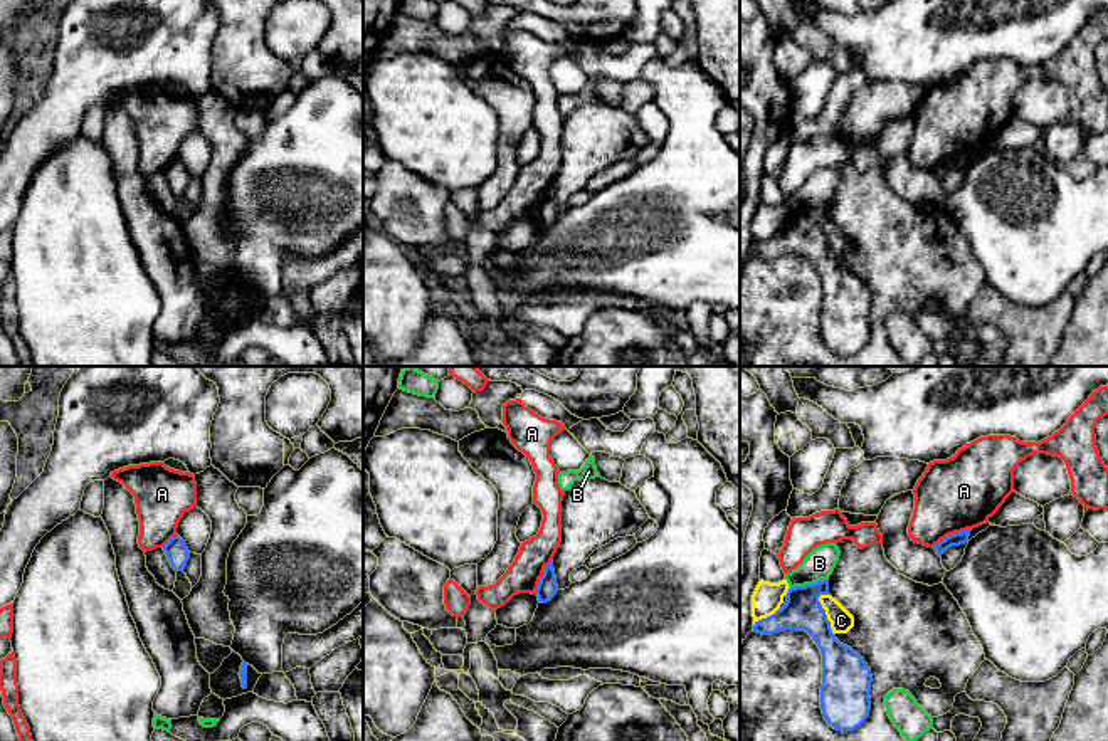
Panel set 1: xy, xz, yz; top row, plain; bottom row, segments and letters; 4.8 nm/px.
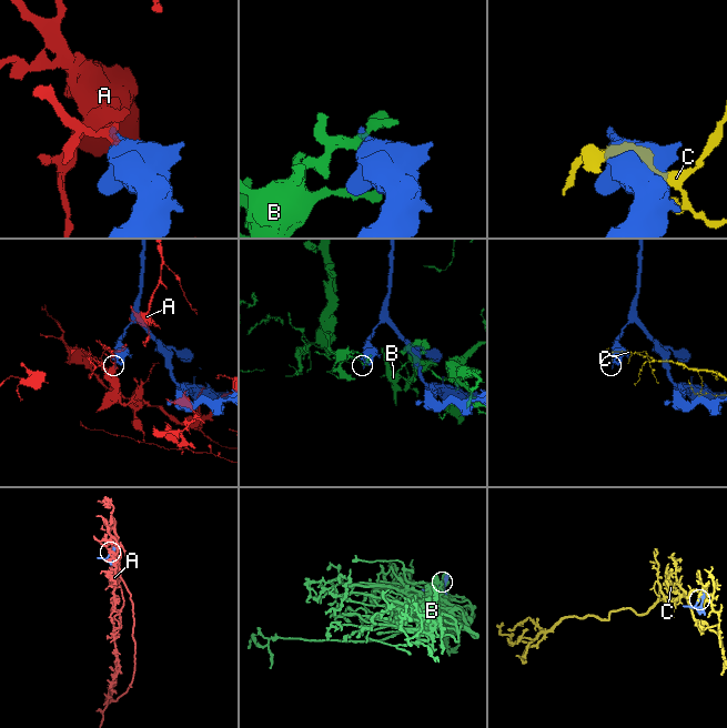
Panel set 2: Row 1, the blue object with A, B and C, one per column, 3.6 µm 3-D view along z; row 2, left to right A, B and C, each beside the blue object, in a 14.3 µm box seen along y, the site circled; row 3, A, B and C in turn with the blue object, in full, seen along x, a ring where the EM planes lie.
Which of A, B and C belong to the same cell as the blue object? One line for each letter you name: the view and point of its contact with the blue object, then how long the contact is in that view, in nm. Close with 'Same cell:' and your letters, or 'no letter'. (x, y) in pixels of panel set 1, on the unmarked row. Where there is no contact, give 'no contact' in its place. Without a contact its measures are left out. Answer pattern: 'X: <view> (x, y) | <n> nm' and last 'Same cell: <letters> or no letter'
Same cell: no letter

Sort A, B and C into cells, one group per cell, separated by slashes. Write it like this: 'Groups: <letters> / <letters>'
Groups: A / B / C

